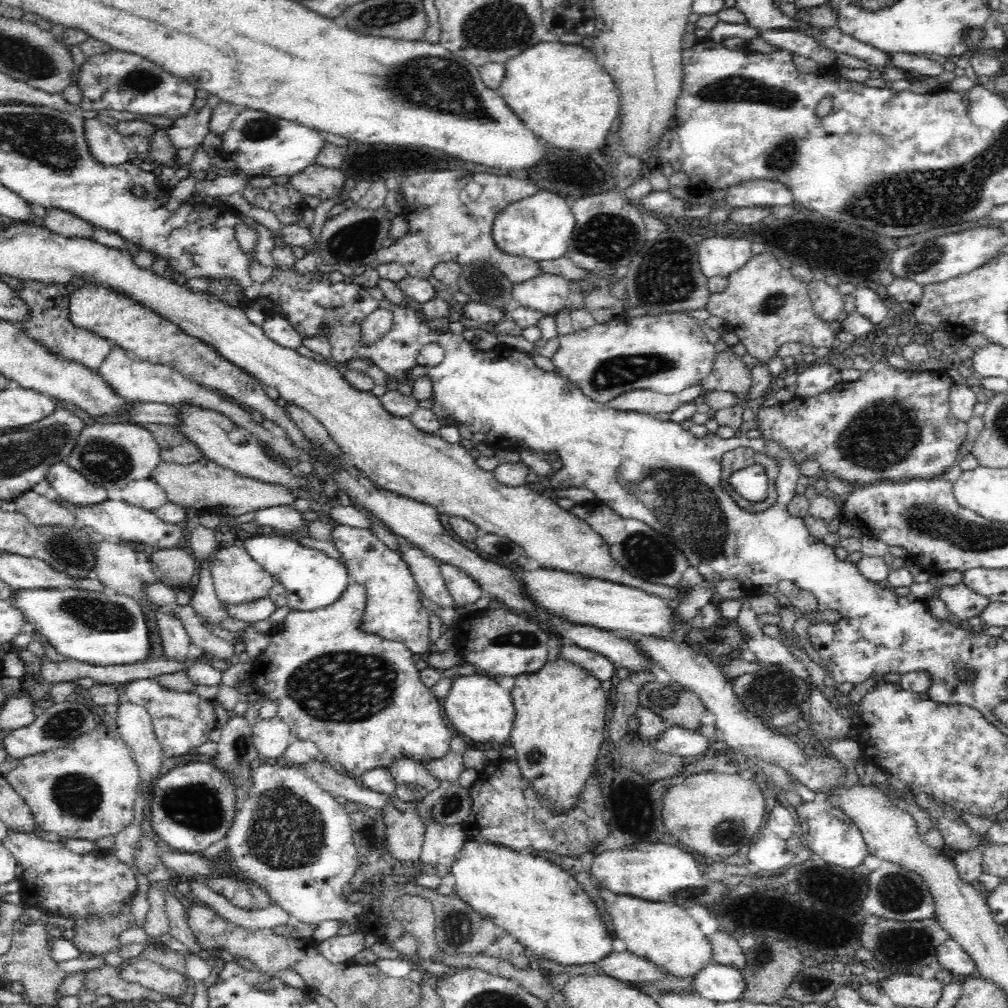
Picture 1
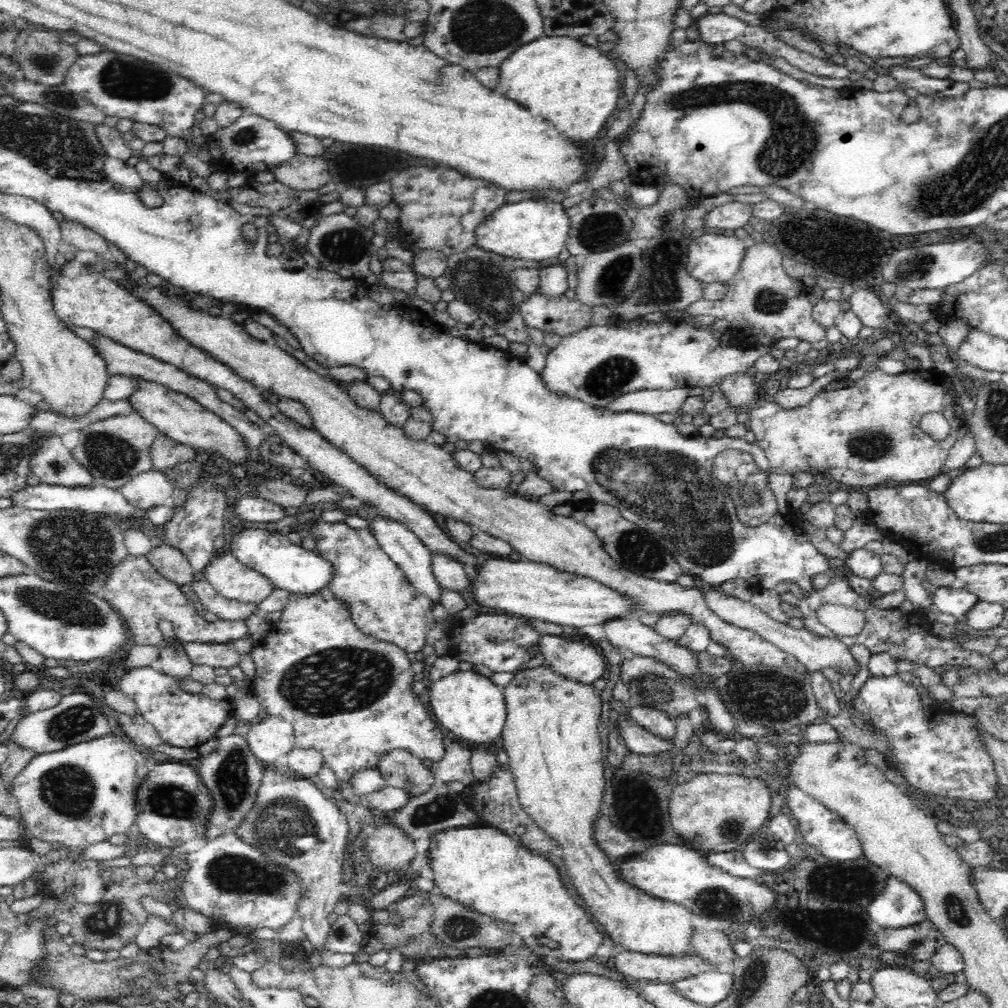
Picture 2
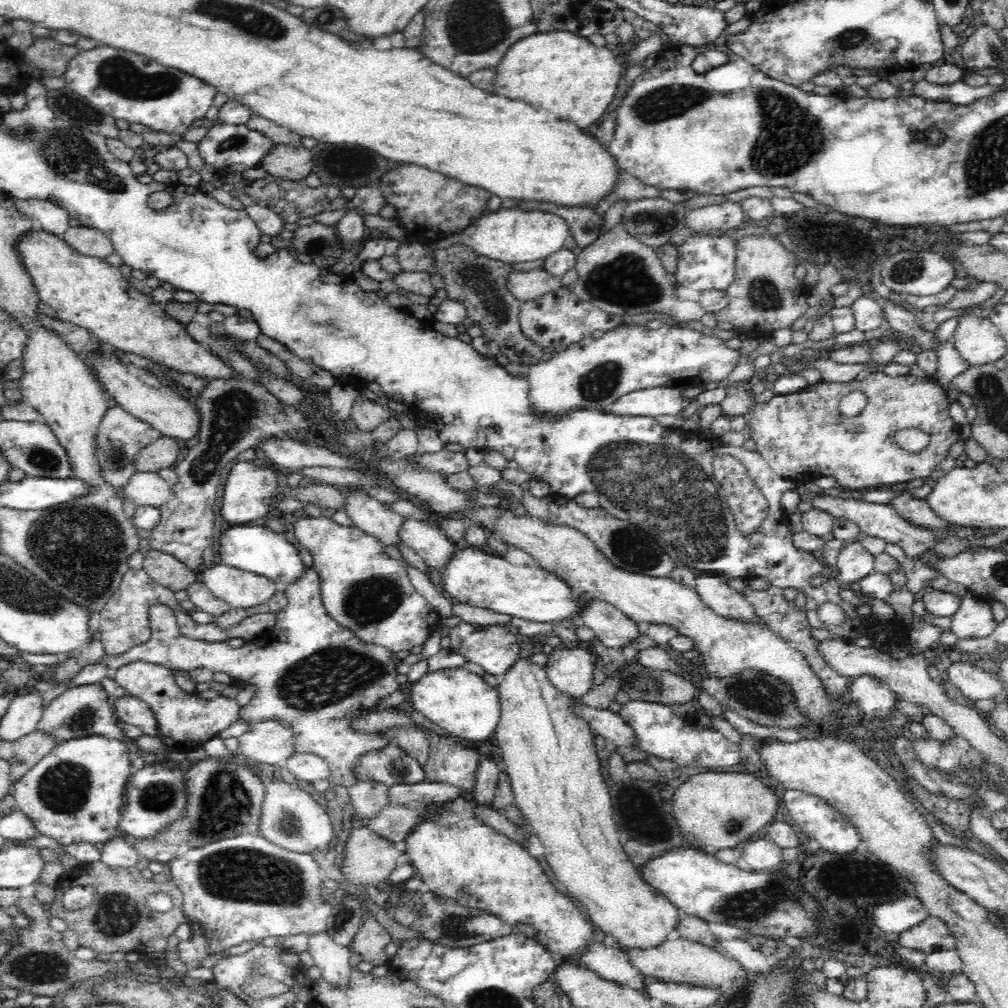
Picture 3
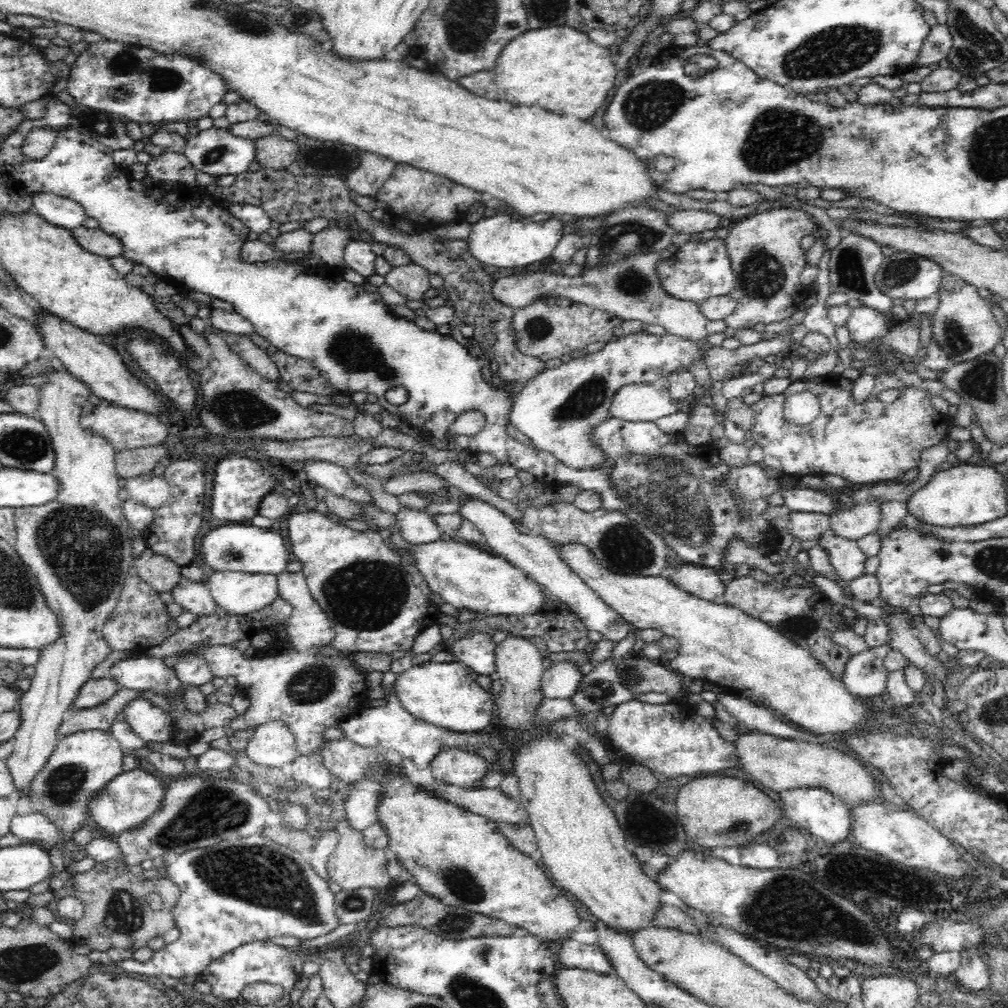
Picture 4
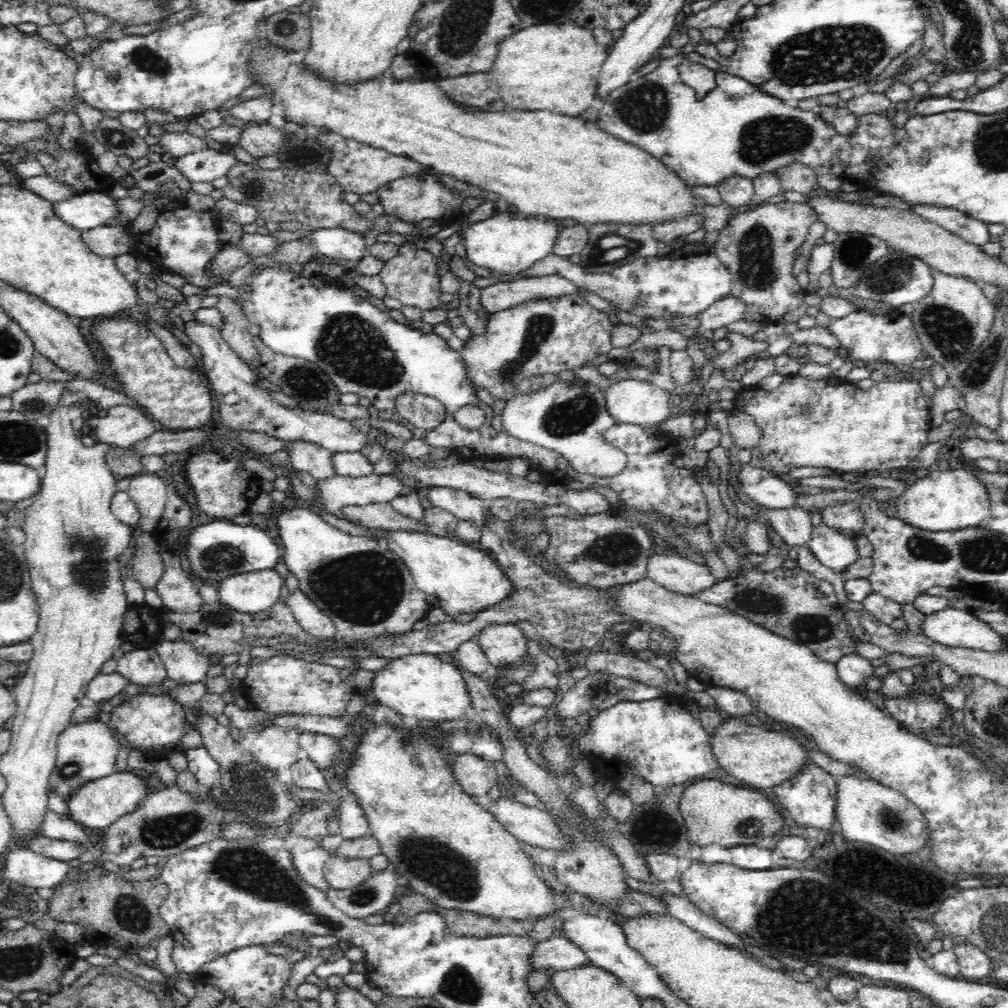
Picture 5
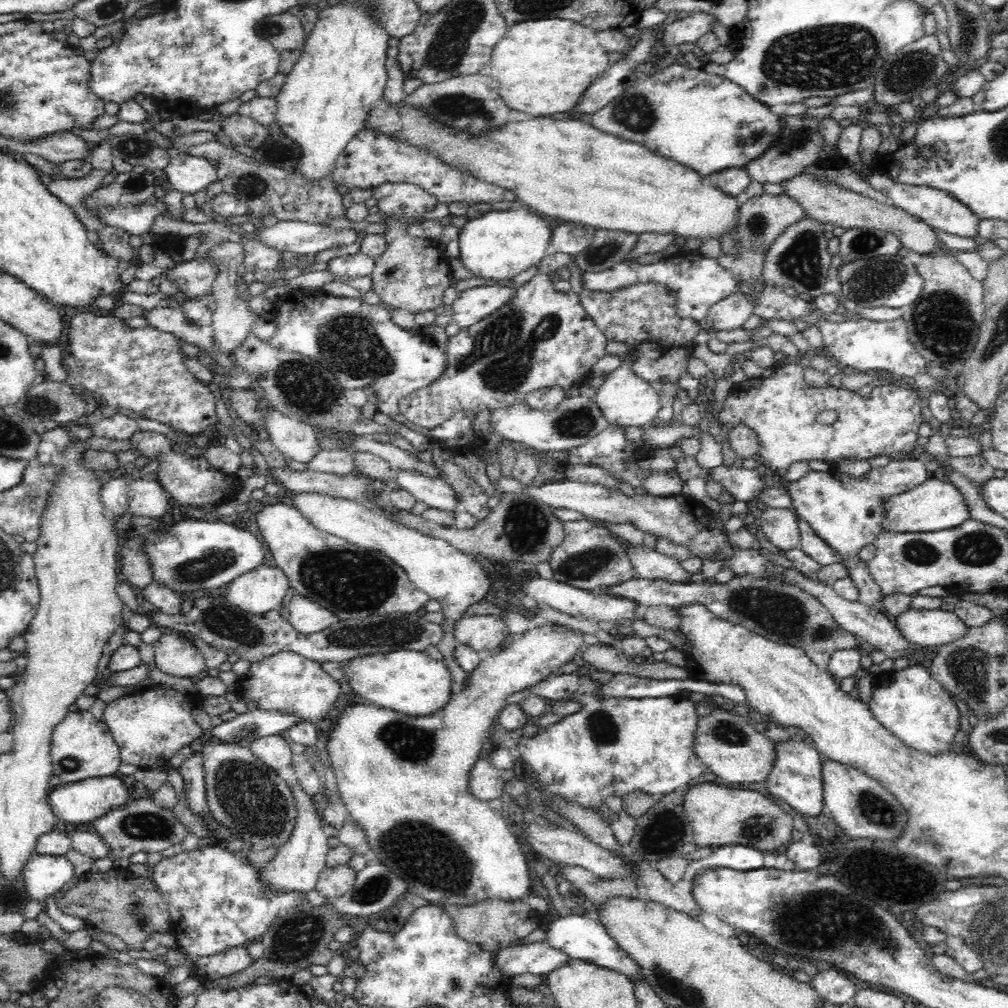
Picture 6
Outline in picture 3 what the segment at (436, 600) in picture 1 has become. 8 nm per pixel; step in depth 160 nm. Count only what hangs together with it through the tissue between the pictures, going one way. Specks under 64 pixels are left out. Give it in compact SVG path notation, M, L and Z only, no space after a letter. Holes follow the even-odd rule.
M356 487L349 488L345 503L345 512L352 521L352 527L378 538L384 546L404 543L400 539L400 531L406 518L396 514L388 505Z

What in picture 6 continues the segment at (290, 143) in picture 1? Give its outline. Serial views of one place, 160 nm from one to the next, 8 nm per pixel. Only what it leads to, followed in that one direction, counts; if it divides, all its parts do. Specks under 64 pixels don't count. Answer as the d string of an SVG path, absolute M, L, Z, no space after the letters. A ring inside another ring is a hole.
M173 153L170 162L163 169L172 188L182 194L193 195L217 180L217 167L209 159L186 153Z

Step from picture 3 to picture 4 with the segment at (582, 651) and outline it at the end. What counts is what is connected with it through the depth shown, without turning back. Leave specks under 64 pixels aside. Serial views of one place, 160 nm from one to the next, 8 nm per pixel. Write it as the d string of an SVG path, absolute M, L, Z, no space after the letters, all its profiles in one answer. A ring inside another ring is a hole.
M573 661L552 663L548 669L543 670L541 678L541 690L545 698L569 699L577 692L581 678L580 664Z

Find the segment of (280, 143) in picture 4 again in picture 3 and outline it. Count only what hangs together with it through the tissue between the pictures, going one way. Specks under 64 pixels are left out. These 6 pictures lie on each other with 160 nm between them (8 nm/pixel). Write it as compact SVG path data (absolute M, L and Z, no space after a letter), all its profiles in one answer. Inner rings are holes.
M277 145L260 166L275 177L302 181L312 172L312 152L303 146Z

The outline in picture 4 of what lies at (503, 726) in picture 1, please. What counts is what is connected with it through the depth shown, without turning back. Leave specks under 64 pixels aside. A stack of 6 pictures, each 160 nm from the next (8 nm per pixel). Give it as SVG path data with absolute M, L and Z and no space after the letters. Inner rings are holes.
M427 661L400 673L387 693L395 692L399 703L414 717L428 724L458 731L478 734L491 723L494 694L484 690L476 682L475 675L462 663Z

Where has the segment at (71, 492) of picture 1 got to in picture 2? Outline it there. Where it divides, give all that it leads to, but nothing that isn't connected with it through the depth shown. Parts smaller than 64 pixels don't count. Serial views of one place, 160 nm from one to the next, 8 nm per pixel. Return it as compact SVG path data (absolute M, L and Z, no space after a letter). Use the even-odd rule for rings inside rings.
M40 436L37 452L31 456L31 468L40 483L50 486L66 486L67 489L89 489L91 473L71 455L60 436Z

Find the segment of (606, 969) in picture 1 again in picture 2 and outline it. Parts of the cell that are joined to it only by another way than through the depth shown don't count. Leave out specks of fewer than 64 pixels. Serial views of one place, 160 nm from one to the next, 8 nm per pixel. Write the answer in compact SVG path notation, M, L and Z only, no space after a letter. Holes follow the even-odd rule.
M617 949L612 953L615 970L632 981L674 983L701 973L699 965L703 959L695 952L678 958L662 955L639 954Z

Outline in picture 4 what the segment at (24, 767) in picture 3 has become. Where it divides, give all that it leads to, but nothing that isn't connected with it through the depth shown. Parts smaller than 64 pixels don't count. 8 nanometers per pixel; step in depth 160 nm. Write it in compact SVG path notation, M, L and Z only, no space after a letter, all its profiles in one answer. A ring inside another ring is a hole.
M126 687L117 690L104 704L89 710L69 710L64 715L64 720L58 728L59 740L64 736L70 736L76 732L86 730L110 731L112 721L116 715L123 710L127 702L140 696L140 691L127 689Z

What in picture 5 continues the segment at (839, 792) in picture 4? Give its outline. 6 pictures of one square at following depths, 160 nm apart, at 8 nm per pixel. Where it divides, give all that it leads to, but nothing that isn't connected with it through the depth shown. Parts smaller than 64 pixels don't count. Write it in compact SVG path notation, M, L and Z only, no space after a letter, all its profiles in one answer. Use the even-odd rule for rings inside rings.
M732 716L719 725L712 736L712 749L719 762L719 767L740 782L748 782L754 788L774 788L782 782L798 776L810 764L808 752L804 752L802 744L784 732L774 732L765 727L751 726L739 717Z

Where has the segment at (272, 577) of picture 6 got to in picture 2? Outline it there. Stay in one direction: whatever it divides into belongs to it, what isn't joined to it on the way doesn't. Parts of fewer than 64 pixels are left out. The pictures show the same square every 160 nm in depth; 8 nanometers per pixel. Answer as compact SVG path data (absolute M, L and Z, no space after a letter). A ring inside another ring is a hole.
M232 553L212 558L199 577L206 579L220 597L245 604L261 604L275 590L268 578L246 566Z

